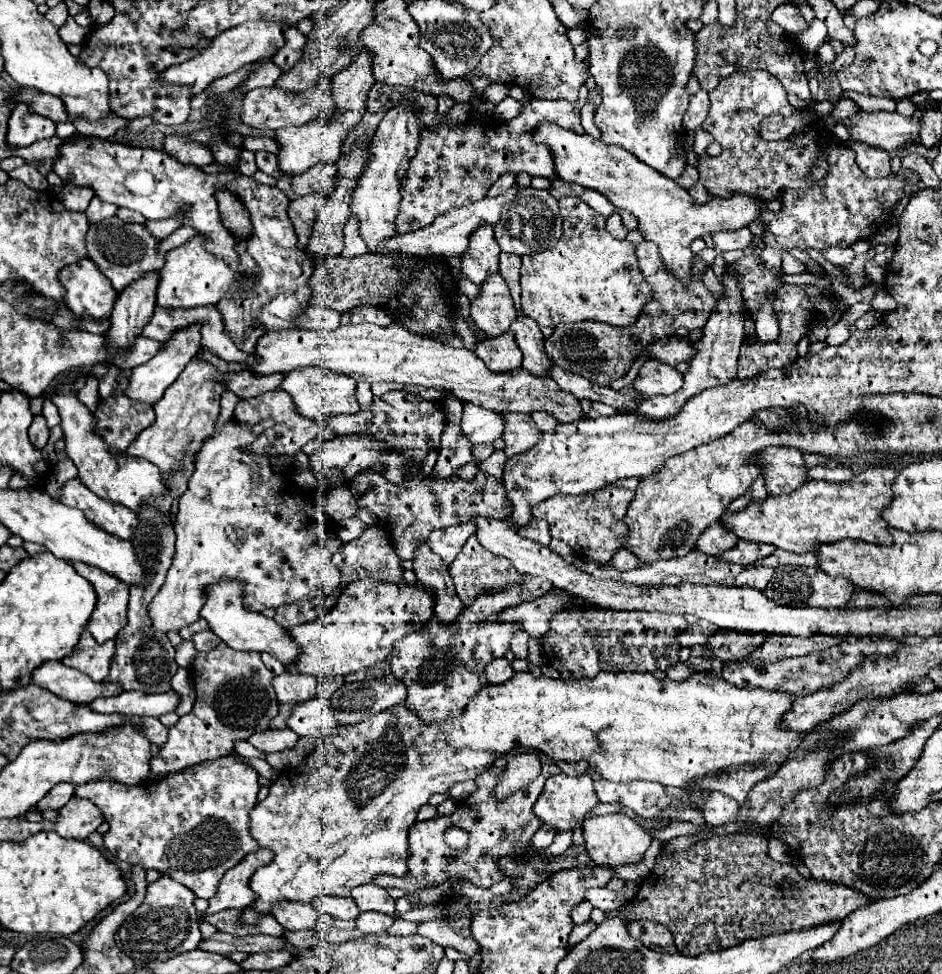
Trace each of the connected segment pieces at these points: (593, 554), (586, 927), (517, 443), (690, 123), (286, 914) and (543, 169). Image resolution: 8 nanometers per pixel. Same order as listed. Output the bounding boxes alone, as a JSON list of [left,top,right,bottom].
[[537,486,635,564],[571,922,597,944],[503,412,539,458],[683,90,711,132],[273,902,319,932],[397,100,585,234]]

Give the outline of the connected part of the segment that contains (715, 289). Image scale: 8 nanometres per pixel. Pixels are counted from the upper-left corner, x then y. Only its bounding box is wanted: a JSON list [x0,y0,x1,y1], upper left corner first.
[703,266,723,298]

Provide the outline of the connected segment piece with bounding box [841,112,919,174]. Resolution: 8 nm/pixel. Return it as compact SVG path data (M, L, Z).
M877 112L877 114L855 114L853 118L841 120L849 132L851 140L867 142L869 146L879 146L887 150L891 158L891 168L897 174L901 168L901 148L915 142L919 134L917 116L901 116L899 112Z

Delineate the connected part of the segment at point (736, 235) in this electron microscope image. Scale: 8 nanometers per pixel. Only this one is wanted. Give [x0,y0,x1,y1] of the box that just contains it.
[713,228,753,254]

